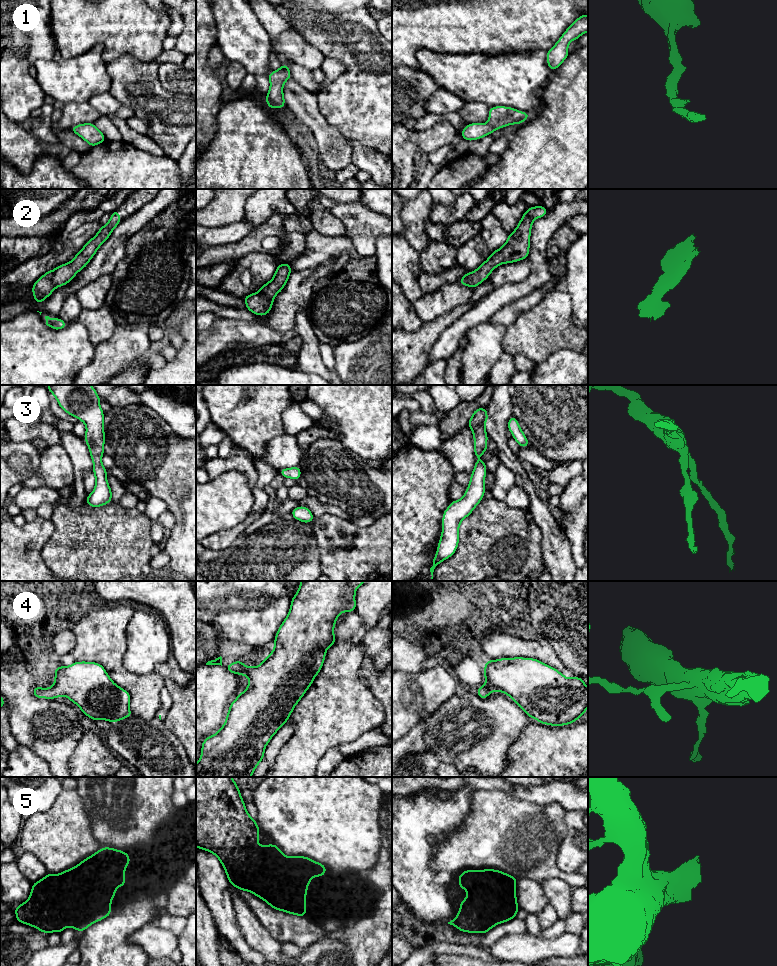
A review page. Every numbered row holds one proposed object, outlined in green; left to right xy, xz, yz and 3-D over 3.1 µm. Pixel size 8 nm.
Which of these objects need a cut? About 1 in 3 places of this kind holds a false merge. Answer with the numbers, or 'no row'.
no row

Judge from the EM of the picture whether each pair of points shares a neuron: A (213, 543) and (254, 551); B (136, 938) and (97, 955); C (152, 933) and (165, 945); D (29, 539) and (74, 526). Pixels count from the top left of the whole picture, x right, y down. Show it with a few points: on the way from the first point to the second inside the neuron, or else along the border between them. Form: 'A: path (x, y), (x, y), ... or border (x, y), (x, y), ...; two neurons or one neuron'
A: border (237, 541), (226, 554); two neurons
B: border (145, 923), (128, 939), (147, 955); two neurons
C: path (155, 936), (162, 942); one neuron
D: border (50, 519), (53, 525), (53, 533), (41, 553); two neurons

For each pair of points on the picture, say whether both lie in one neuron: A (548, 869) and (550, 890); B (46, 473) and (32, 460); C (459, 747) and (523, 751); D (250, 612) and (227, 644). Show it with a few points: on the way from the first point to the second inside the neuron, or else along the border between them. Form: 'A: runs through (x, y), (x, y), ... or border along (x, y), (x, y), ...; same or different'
A: border along (540, 881), (560, 878), (571, 887); different
B: border along (40, 455), (39, 468), (21, 482); different
C: border along (521, 730), (508, 749), (506, 766); different
D: border along (222, 632), (228, 638), (245, 642), (252, 647); different

